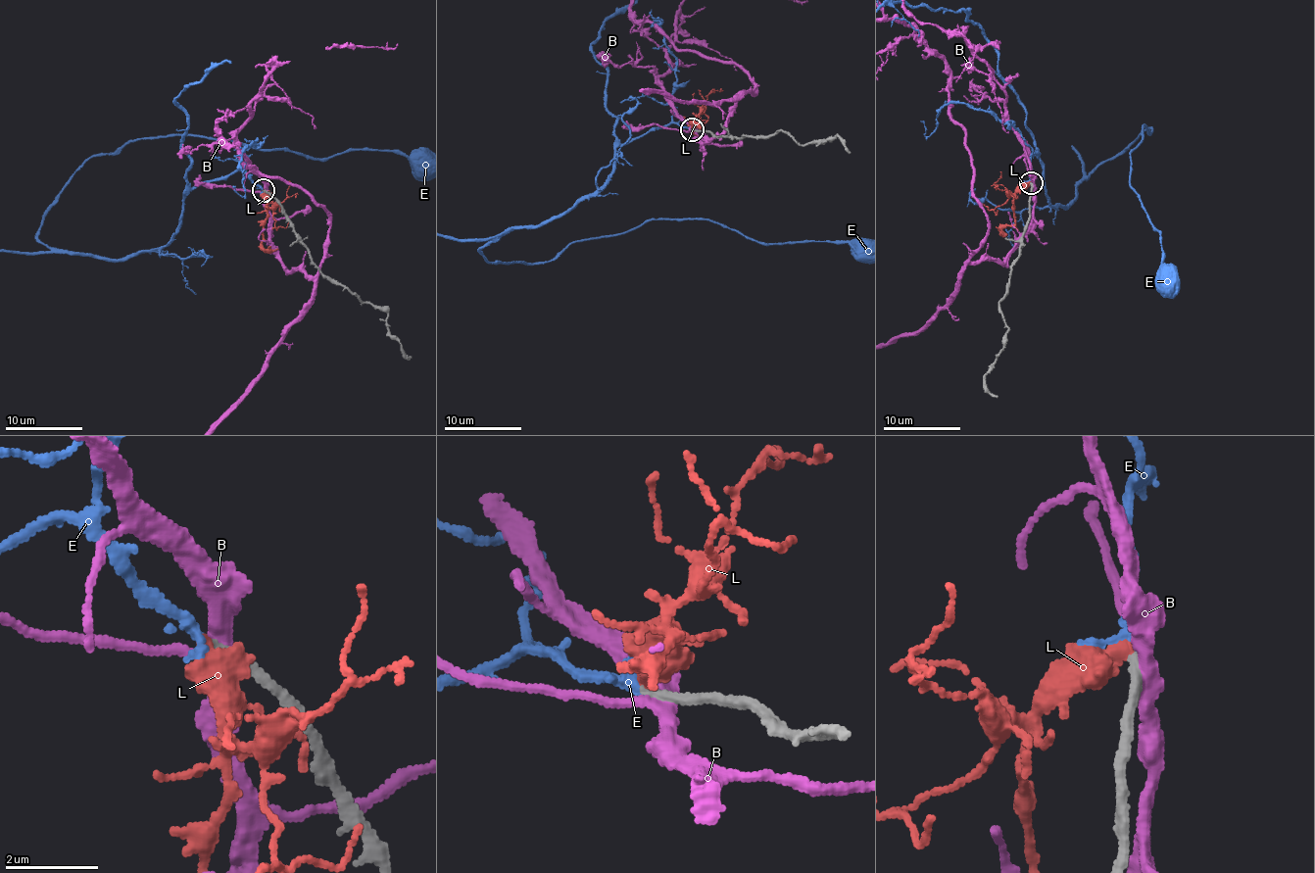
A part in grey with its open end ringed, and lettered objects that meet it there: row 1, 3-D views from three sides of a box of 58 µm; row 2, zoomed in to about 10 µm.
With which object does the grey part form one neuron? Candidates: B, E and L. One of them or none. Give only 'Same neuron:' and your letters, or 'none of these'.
Same neuron: E

